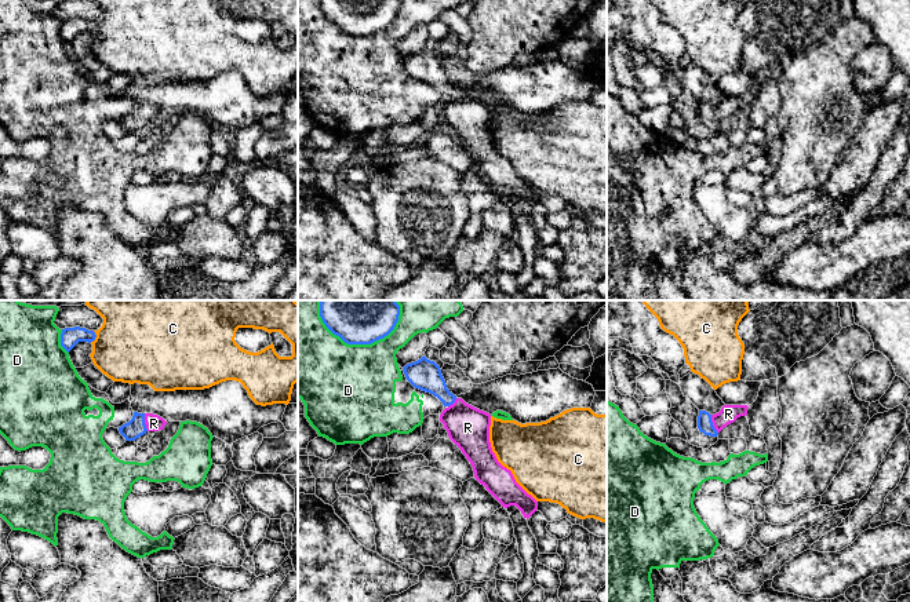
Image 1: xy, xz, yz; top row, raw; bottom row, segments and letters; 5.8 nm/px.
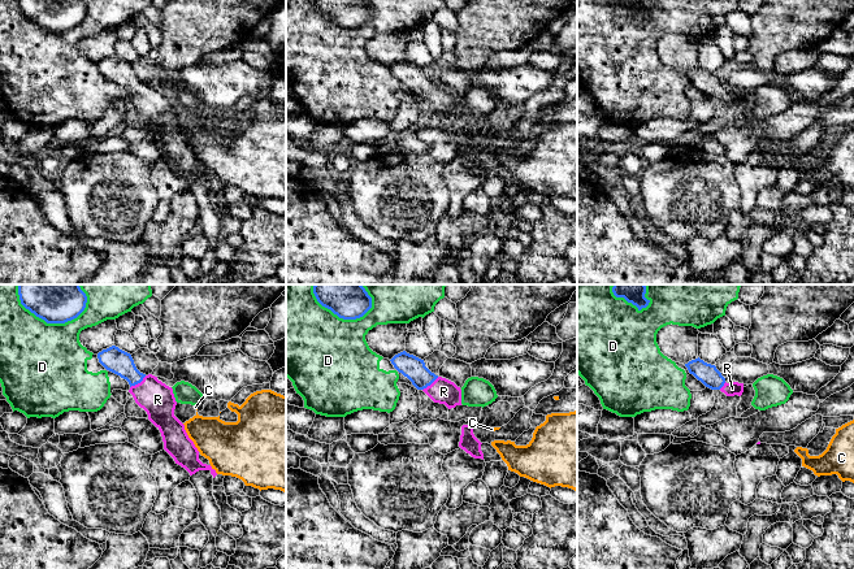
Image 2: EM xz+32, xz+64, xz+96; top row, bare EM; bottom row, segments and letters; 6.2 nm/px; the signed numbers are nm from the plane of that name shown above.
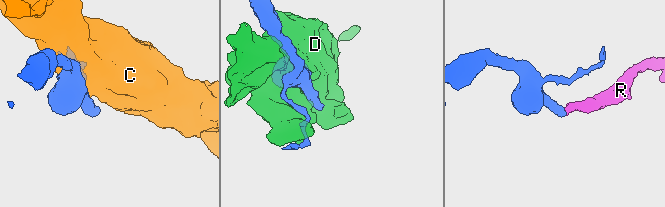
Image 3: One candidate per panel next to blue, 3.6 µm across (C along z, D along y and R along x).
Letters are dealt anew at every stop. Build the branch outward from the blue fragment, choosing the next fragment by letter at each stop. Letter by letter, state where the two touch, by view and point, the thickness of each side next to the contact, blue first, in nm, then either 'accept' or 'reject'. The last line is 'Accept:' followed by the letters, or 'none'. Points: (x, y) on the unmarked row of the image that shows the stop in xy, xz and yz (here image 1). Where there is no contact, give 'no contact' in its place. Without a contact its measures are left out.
C: xy (95, 28) | 110/440 nm | reject
D: xz (359, 35) | 200/480 nm | reject
R: yz (712, 116) | 90/110 nm | accept
Accept: R

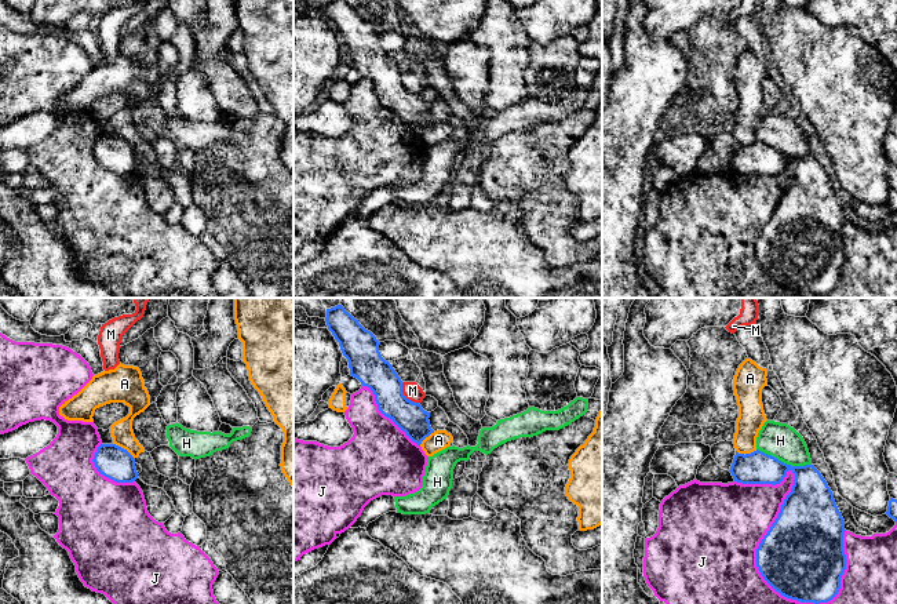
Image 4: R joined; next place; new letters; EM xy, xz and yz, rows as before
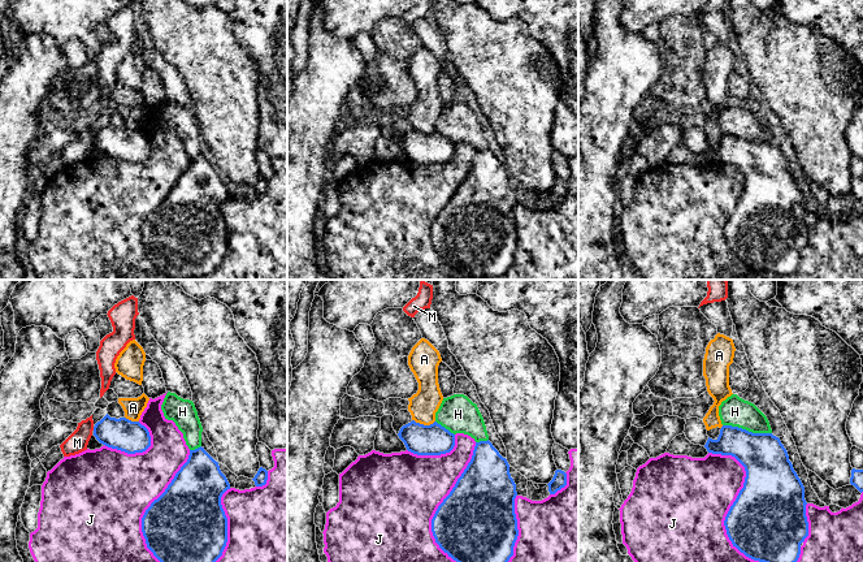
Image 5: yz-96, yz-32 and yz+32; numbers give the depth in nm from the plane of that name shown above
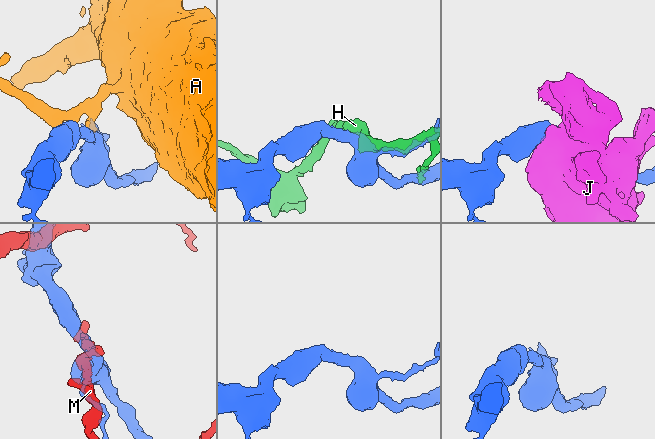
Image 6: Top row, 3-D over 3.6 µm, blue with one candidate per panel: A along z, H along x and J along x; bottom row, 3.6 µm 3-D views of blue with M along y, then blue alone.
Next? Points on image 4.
A: xy (123, 139) | 190/130 nm | reject
H: yz (783, 153) | 240/200 nm | reject
J: yz (770, 219) | 480/440 nm | reject
M: xz (404, 87) | 190/100 nm | reject
Accept: none

